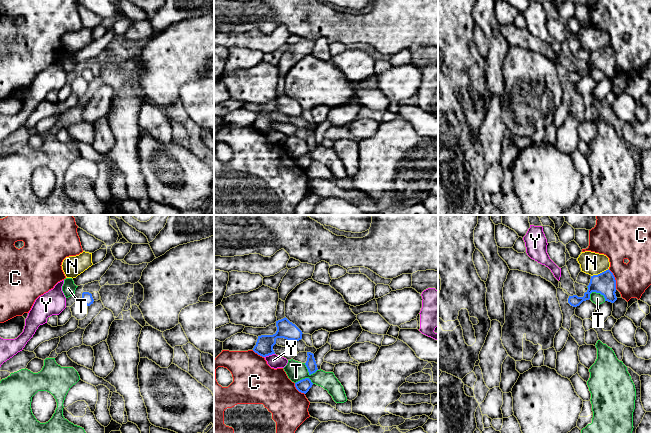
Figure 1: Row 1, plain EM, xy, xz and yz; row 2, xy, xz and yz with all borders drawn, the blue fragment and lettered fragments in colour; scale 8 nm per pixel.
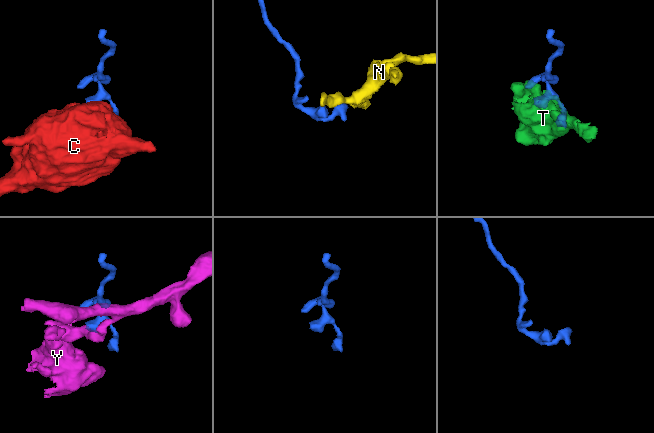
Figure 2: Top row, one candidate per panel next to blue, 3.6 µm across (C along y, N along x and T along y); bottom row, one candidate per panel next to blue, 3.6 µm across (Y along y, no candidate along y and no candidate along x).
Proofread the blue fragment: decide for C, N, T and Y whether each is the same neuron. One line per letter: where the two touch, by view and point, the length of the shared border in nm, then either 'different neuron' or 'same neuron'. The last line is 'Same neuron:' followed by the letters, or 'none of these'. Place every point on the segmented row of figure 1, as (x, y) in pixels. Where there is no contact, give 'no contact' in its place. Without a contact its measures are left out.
C: yz (614, 279) | 170 nm | different neuron
N: yz (600, 273) | 160 nm | different neuron
T: yz (598, 292) | 140 nm | different neuron
Y: xz (269, 354) | 90 nm | different neuron
Same neuron: none of these

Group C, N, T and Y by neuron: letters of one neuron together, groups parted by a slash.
C / N / T / Y

